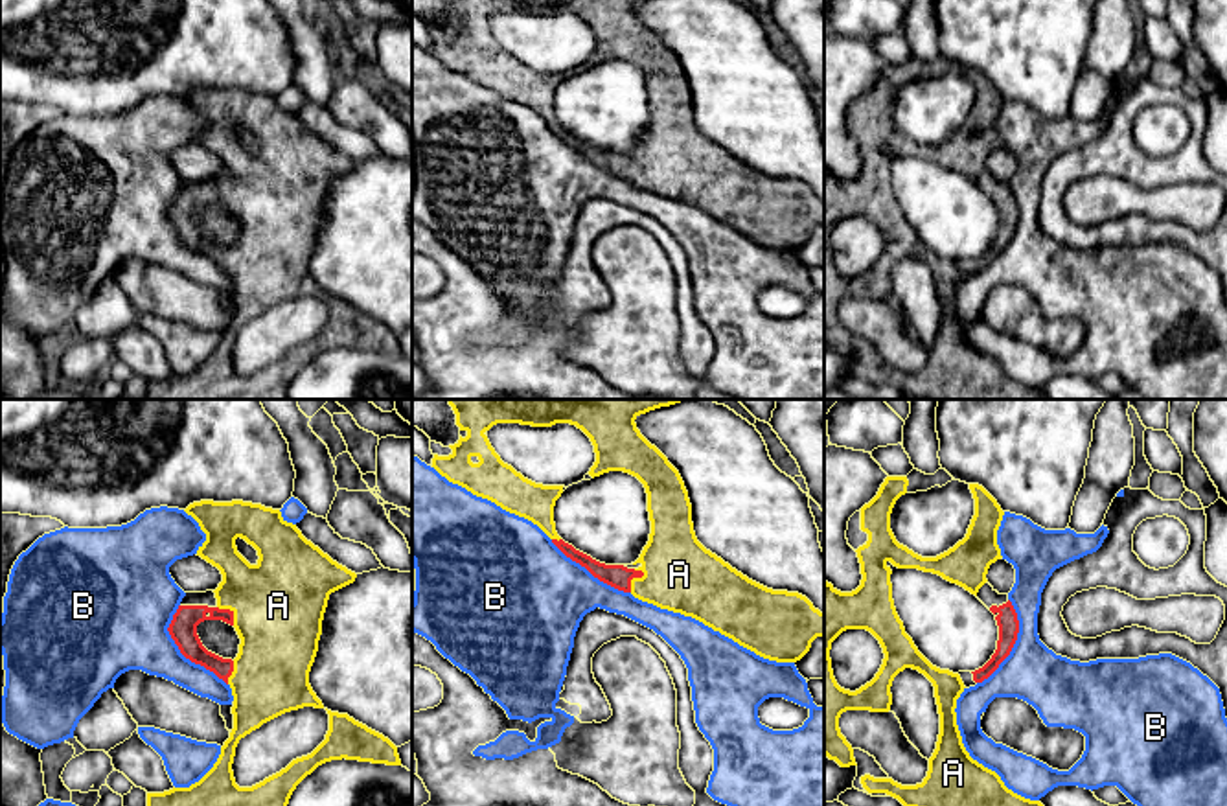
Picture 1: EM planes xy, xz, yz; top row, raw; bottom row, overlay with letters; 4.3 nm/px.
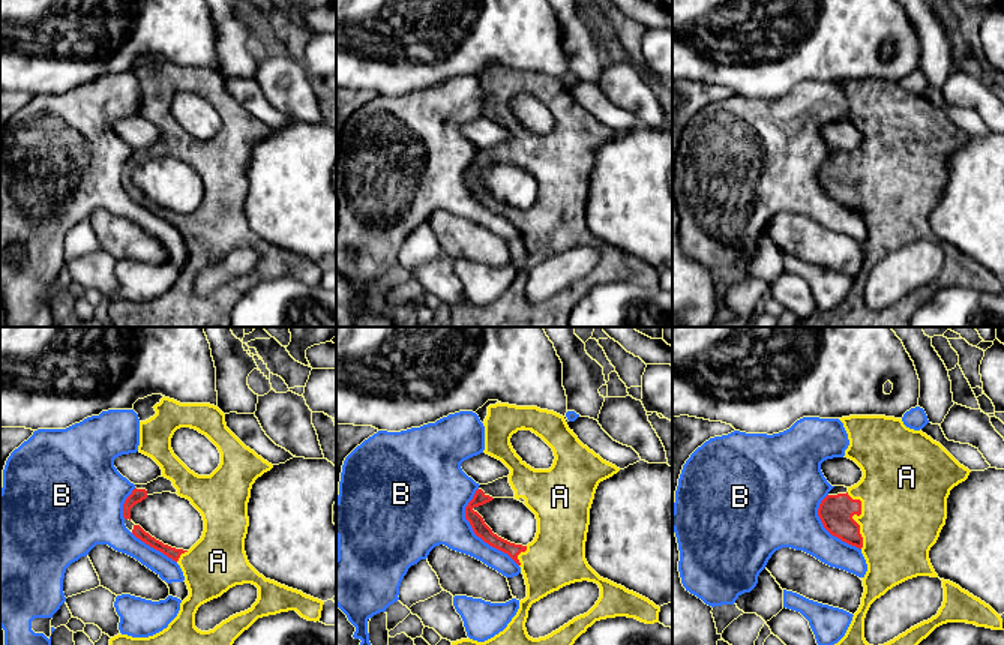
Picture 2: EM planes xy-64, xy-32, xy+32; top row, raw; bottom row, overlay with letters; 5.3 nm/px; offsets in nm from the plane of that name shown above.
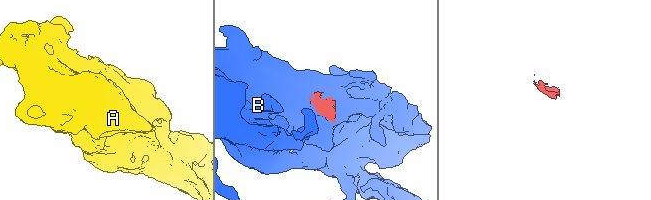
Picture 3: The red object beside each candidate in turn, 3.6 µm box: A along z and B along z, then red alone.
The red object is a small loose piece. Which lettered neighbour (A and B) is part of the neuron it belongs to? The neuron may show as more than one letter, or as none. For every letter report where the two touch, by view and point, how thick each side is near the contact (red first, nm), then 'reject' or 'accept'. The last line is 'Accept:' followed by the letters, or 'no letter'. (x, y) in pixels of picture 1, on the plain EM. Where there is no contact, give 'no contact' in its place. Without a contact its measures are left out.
A: xz (633, 164) | 110/320 nm | accept
B: xy (181, 240) | 120/340 nm | reject
Accept: A

